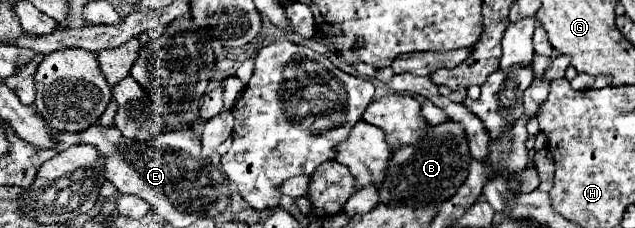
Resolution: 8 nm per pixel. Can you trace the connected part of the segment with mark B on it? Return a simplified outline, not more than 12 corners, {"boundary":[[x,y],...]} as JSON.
{"boundary":[[447,119],[399,147],[379,189],[391,207],[441,205],[469,175]]}

